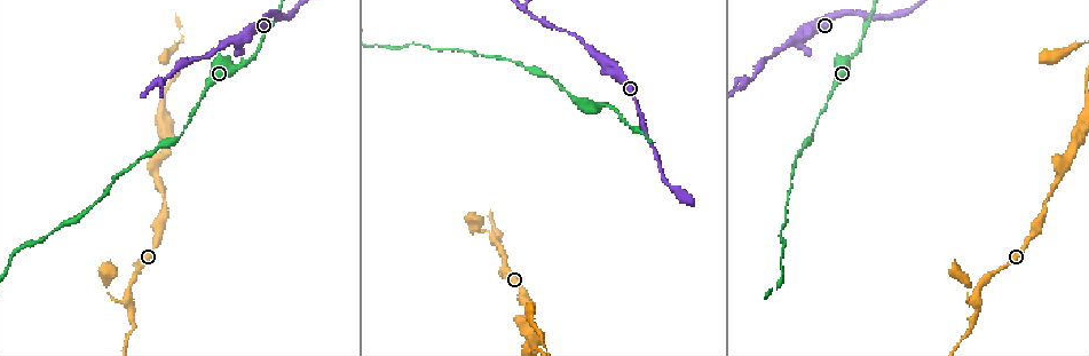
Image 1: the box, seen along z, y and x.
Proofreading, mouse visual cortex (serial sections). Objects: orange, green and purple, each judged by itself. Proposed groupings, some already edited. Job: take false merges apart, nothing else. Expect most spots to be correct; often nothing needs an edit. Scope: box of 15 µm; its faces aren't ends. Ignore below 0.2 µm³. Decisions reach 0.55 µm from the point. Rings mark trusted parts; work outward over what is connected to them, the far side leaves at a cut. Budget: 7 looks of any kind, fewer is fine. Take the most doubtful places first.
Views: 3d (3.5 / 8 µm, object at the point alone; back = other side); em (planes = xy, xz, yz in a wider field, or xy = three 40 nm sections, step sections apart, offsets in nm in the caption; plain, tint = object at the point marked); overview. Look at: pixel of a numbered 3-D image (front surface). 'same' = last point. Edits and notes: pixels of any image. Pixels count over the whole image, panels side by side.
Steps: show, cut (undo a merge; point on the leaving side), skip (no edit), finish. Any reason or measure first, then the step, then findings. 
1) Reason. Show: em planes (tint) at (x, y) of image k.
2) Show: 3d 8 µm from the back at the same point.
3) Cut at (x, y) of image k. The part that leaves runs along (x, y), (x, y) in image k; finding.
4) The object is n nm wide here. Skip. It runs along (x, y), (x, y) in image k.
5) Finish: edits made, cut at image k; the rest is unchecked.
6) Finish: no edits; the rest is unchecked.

Arms part here. Show: 3d 3.5 µm at (492, 240) of image 1.

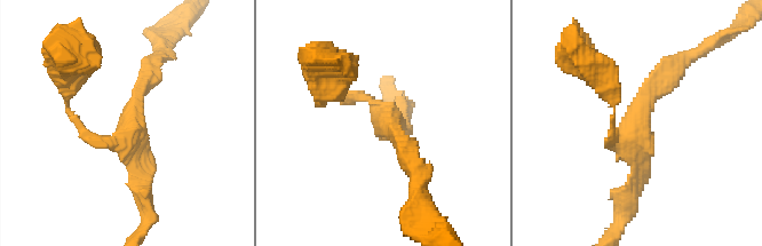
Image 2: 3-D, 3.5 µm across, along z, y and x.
3 arms meet here; the arms are 150, 200, 250 nm wide; now the EM. Show: em xy step 3 (tint) at (130, 134) of image 2.

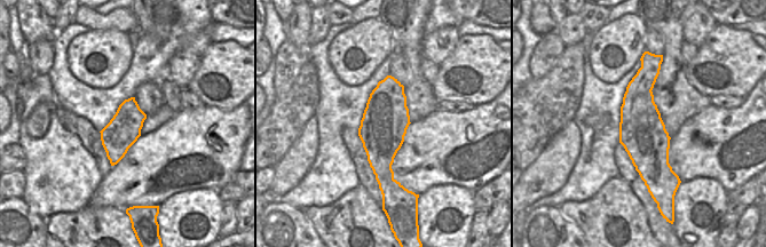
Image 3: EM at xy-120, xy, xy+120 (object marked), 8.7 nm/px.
Skip. It runs along (150, 70), (122, 143), (90, 140), (84, 126) in image 2; continuous, no second cell.

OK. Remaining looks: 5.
Calibre changes. Show: 3d 8 µm at (242, 67) of image 1.

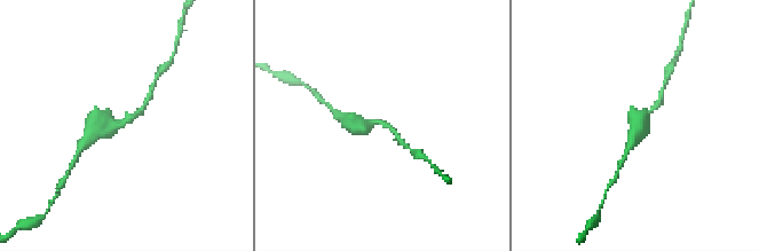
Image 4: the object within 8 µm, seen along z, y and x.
Zoom in. Show: 3d 3.5 µm at (128, 120) of image 4.

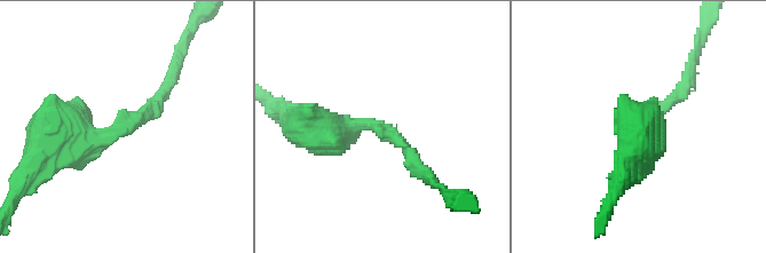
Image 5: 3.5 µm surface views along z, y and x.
The arms are 200, 500 nm wide. Show: em xy step 2 (tint) at (120, 128) of image 5.

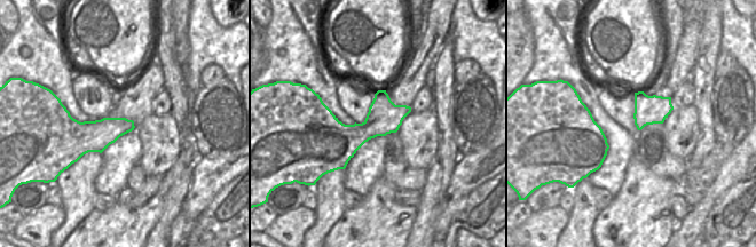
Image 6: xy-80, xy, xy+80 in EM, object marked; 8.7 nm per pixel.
The object is 300 nm wide here. Skip. It runs along (49, 153), (112, 136), (165, 91) in image 5; all the same cell.

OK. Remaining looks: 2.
Finish: no edits; the rest is unchecked.

